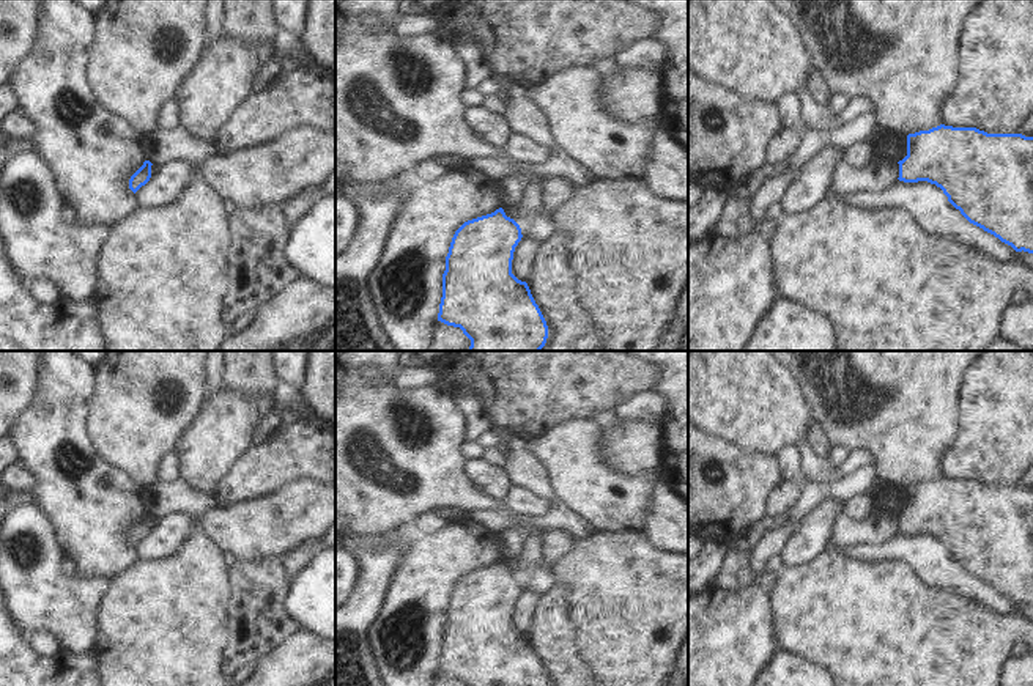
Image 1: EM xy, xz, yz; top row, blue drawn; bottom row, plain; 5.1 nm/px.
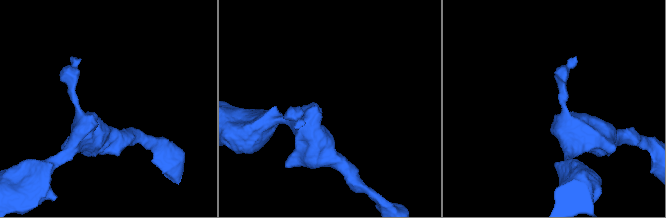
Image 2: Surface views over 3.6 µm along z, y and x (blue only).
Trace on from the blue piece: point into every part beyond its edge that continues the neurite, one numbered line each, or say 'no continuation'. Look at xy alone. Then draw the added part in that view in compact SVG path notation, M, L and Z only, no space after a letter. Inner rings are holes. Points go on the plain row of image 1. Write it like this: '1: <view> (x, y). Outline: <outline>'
no continuation.

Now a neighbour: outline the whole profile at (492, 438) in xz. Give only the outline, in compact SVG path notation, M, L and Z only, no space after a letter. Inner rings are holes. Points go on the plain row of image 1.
M488 430L485 433L482 433L477 437L477 442L480 444L480 447L483 448L494 448L498 447L501 442L507 442L509 441L509 431L507 430Z

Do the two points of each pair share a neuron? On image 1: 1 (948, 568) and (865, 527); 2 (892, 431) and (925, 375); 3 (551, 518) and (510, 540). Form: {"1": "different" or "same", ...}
{"1": "different", "2": "same", "3": "different"}

